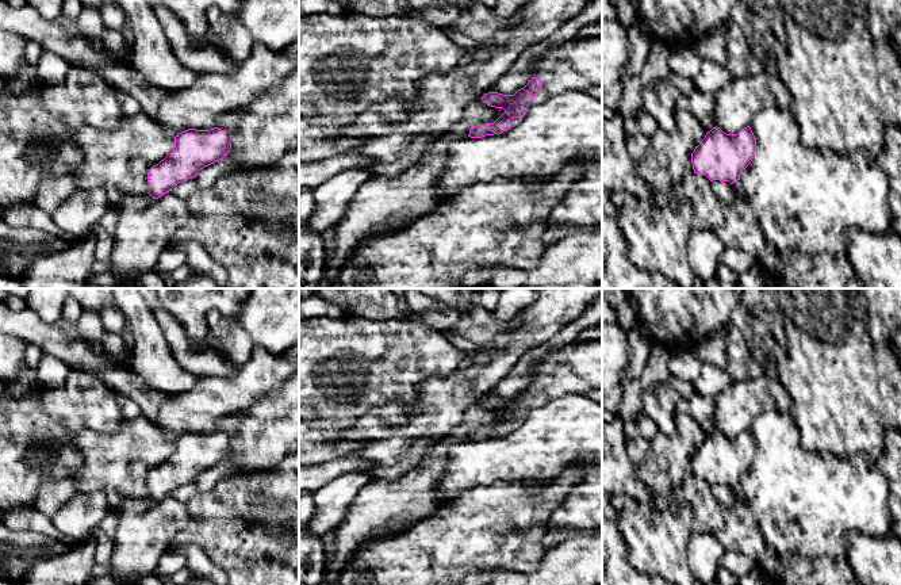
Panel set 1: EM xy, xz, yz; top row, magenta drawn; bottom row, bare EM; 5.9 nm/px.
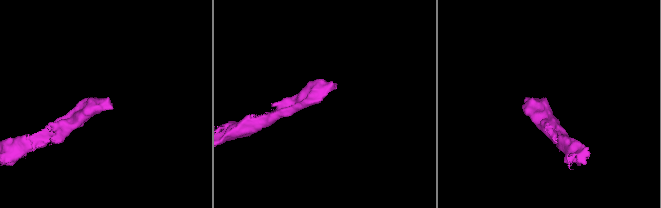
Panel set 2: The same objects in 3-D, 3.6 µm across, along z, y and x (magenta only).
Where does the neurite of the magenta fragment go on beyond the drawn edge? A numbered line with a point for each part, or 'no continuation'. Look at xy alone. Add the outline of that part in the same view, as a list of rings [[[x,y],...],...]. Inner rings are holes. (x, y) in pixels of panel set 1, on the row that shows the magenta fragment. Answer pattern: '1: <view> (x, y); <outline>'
1: xy (227, 121); [[[239,107],[226,111],[216,118],[215,127],[233,133],[239,118]]]

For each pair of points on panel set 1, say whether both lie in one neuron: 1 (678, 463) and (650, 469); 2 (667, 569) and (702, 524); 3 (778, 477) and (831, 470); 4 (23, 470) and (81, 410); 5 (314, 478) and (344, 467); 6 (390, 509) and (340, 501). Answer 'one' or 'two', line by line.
1: one
2: two
3: one
4: one
5: one
6: two

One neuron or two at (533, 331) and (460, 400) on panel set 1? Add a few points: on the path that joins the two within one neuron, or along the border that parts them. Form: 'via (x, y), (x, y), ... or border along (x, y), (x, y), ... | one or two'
via (516, 348), (484, 379), (478, 382) | one

